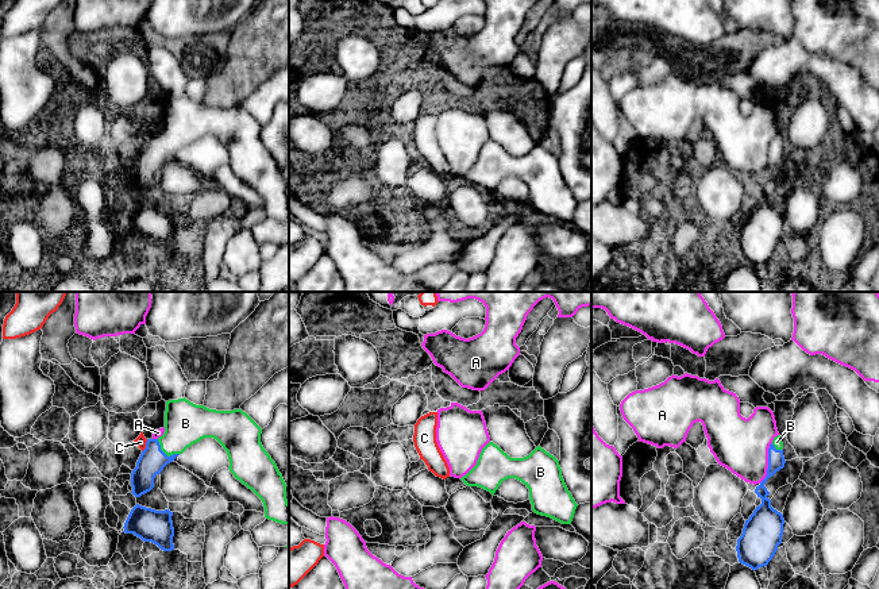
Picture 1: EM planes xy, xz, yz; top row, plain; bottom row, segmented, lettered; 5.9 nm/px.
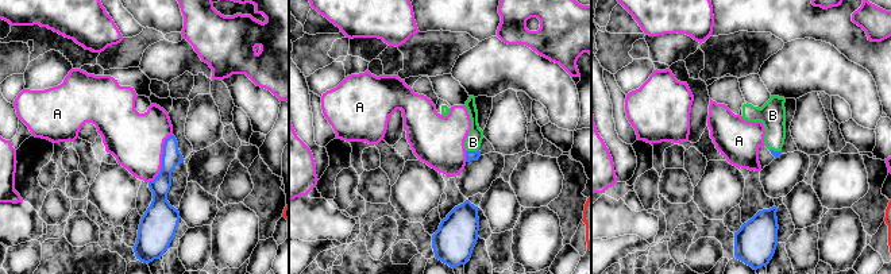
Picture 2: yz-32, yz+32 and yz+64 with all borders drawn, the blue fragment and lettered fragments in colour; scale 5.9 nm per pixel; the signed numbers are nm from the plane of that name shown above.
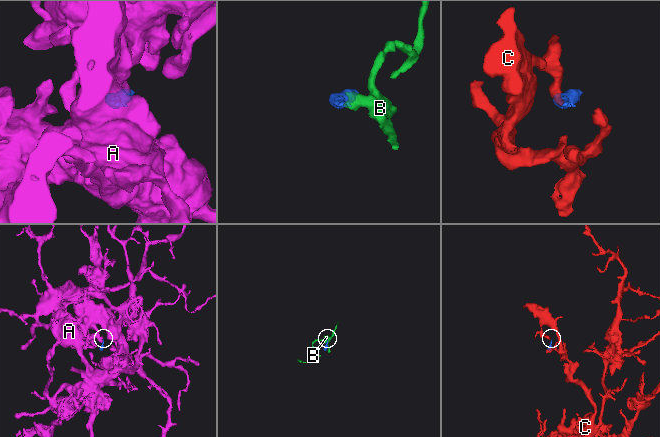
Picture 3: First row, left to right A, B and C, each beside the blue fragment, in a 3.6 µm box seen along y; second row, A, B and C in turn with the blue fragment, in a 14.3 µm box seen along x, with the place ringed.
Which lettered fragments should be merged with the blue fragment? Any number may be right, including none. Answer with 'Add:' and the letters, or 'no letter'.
Add: B

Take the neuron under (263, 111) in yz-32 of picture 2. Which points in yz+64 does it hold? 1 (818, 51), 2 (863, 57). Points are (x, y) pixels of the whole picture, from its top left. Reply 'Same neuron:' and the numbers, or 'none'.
Same neuron: 1

